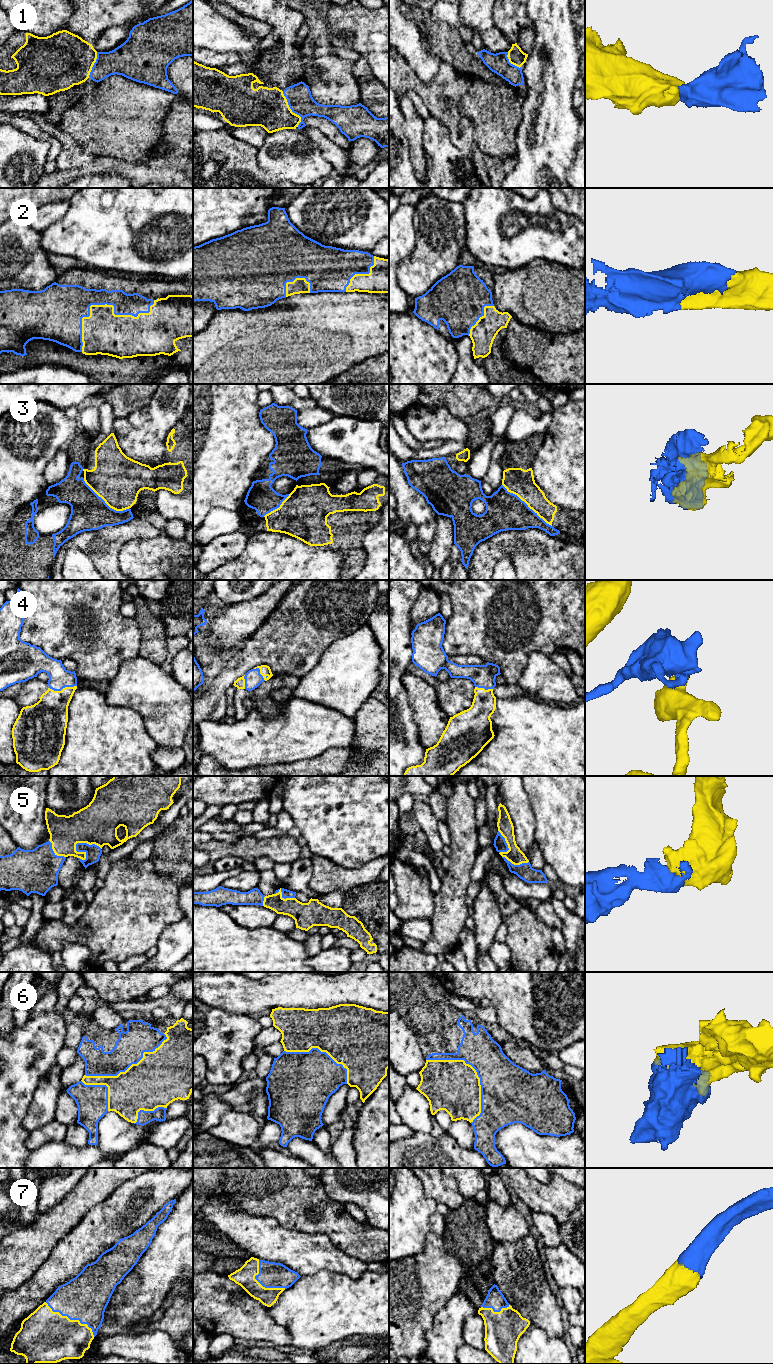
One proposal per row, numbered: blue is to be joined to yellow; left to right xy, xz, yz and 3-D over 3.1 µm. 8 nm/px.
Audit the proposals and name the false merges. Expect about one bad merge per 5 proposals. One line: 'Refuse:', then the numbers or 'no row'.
Refuse: 3

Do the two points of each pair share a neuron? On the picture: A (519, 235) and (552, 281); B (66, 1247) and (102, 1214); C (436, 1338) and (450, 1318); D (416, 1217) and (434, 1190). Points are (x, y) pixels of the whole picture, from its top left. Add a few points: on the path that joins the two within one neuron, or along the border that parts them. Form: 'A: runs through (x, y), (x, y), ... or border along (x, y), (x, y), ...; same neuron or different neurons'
A: border along (559, 263), (533, 259), (521, 267), (514, 268); different neurons
B: runs through (75, 1242), (94, 1223); same neuron
C: runs through (441, 1333), (448, 1326), (448, 1323); same neuron
D: border along (417, 1178), (422, 1184), (424, 1194), (437, 1203); different neurons

